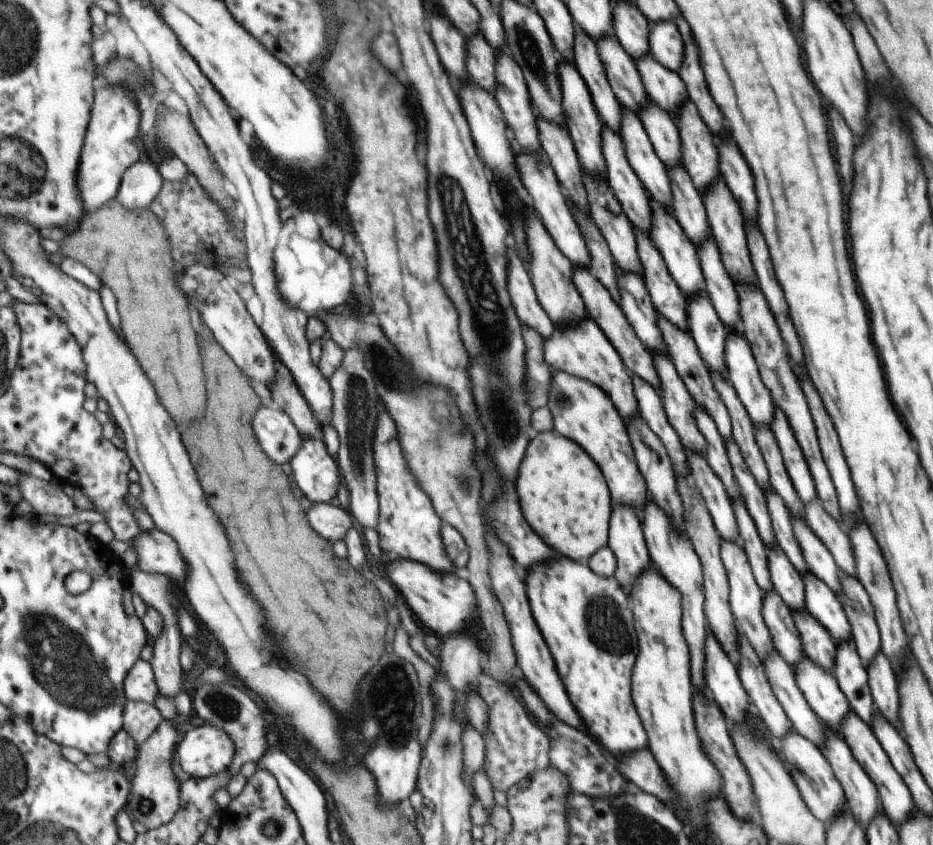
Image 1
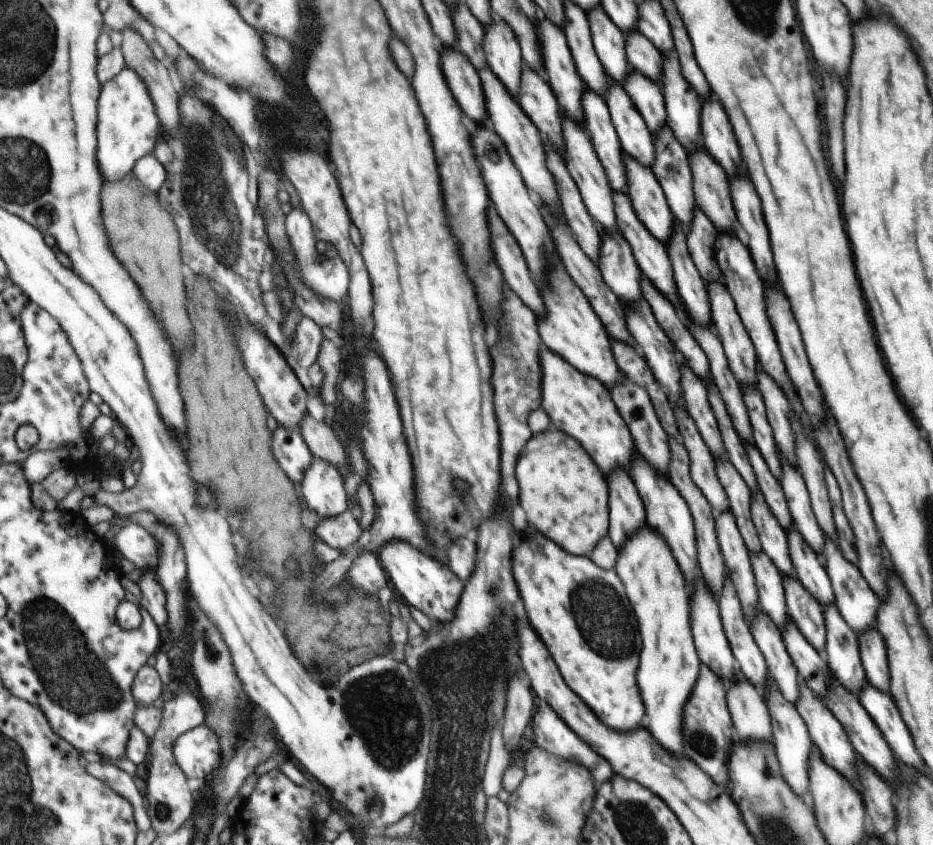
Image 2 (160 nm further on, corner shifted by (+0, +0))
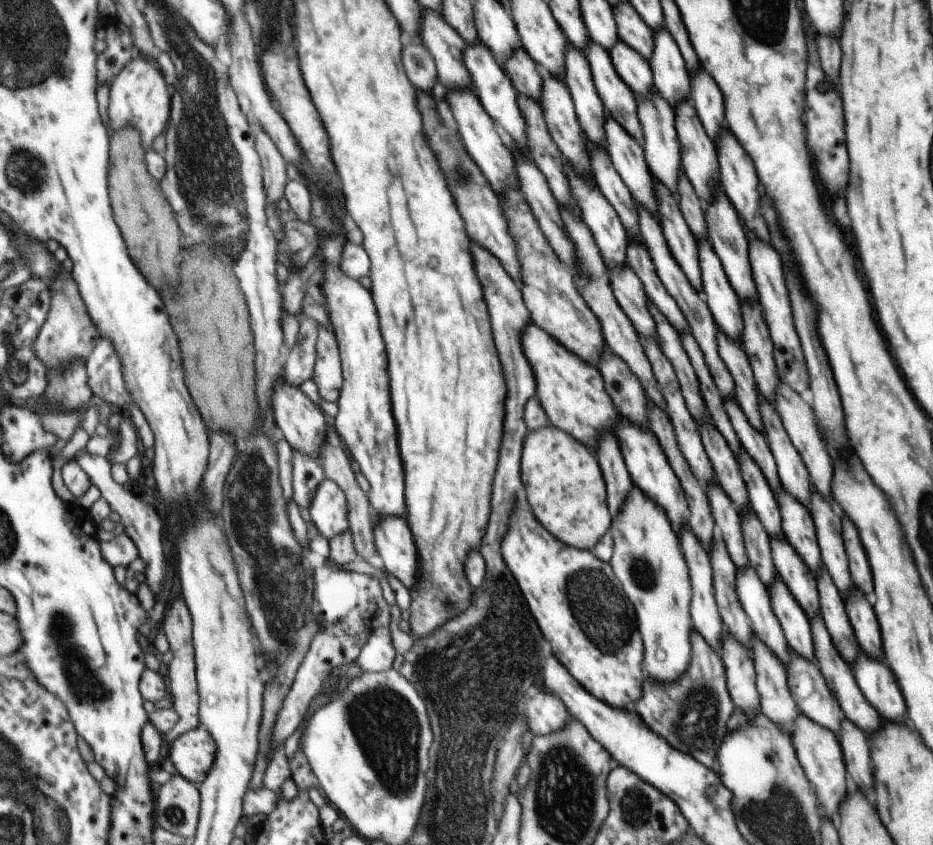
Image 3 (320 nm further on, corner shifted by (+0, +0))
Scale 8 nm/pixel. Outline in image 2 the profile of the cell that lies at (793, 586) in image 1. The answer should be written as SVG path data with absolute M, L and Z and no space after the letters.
M758 488L754 490L754 495L751 495L750 515L761 550L771 559L781 576L795 577L786 543L786 534L775 520Z

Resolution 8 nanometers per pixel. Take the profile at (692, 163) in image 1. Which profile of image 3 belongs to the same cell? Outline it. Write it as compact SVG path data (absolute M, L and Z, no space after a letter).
M663 26L652 32L652 51L648 65L653 87L675 112L679 102L689 100L691 80L683 57L669 31Z

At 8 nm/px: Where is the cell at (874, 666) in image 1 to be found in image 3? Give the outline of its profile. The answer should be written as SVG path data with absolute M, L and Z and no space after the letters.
M853 589L848 596L843 596L843 600L848 621L861 653L881 660L881 636L873 608L867 604L867 600L857 589Z

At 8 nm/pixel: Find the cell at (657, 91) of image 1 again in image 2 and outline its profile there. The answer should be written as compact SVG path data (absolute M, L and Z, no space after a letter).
M633 29L624 35L624 49L630 70L645 75L659 84L662 54L639 31Z

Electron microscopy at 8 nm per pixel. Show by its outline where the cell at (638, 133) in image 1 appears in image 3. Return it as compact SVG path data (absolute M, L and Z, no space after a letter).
M590 37L584 57L587 59L595 90L607 116L613 118L629 138L641 143L644 132L639 120L637 99L616 73L608 51L592 42Z

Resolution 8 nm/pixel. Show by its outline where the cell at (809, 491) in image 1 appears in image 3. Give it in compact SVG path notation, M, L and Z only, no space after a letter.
M743 301L740 303L740 309L743 321L740 345L751 367L757 392L761 393L773 407L779 380L771 332L757 301Z

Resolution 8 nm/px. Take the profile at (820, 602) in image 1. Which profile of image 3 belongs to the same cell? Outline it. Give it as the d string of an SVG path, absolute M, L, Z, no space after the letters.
M783 487L778 488L774 497L780 512L782 535L817 576L821 567L820 552L808 507Z

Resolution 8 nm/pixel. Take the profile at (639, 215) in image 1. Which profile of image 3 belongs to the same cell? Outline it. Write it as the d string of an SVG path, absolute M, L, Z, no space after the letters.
M569 42L564 46L564 75L561 81L569 92L584 138L591 144L603 146L606 111L595 90L587 59Z

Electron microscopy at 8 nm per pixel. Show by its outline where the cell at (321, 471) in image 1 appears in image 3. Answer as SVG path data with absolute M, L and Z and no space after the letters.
M333 480L321 482L309 510L317 530L329 541L350 530L347 496Z

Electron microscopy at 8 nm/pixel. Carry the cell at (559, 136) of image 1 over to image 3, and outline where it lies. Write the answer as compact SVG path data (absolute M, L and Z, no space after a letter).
M521 46L513 49L508 61L502 66L509 75L516 94L521 94L523 98L529 98L539 104L543 82L535 70L535 64Z

